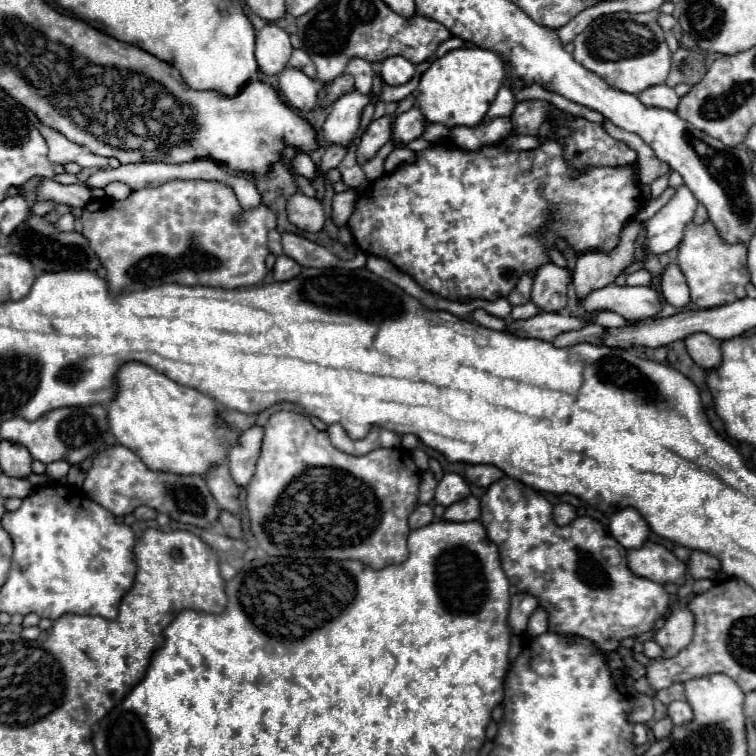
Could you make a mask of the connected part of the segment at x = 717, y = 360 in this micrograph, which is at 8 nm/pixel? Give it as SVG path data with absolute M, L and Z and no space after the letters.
M693 334L685 338L689 356L703 370L715 370L721 364L721 342L709 334Z

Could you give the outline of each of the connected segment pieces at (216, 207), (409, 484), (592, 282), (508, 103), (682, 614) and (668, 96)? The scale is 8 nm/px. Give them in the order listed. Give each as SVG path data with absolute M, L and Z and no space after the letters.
M171 180L167 184L159 184L155 188L141 188L129 194L129 198L125 200L109 200L109 198L97 198L91 200L81 214L81 222L83 222L83 236L89 240L91 250L99 256L101 264L107 268L107 284L111 288L113 294L119 292L129 292L129 290L143 290L143 288L151 288L151 286L159 286L159 284L211 284L211 286L219 286L219 288L241 288L241 286L257 286L263 282L267 268L265 268L265 256L269 254L267 248L267 234L271 228L275 228L275 214L267 208L267 206L259 206L255 210L243 210L233 194L231 188L227 188L221 182L207 182L207 180Z
M277 412L265 426L261 454L247 486L245 506L259 548L271 556L359 560L369 568L385 568L387 564L407 560L407 518L417 508L417 496L419 472L407 450L379 448L365 456L351 456L337 450L327 432L319 432L307 416Z
M633 220L623 228L621 242L615 250L611 252L591 250L577 258L573 284L579 300L583 300L587 292L593 292L595 288L605 288L607 284L611 284L633 262L635 240L641 230L643 230L643 222Z
M503 86L503 88L499 90L499 94L497 94L495 102L491 104L491 108L489 108L489 112L487 112L487 118L485 118L485 122L489 122L491 118L497 118L497 116L509 116L509 114L513 112L515 104L517 104L517 100L515 100L515 94L511 92L511 88Z
M677 602L665 620L665 626L655 634L655 642L663 648L663 658L677 656L693 636L693 614L687 602Z
M667 84L647 88L645 92L639 94L639 100L641 100L641 104L647 104L647 108L671 108L673 112L679 106L679 96Z

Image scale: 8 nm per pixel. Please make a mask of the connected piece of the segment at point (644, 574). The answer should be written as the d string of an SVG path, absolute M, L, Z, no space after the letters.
M647 542L643 548L627 550L627 562L635 576L659 582L659 584L683 584L685 582L685 564L675 558L665 546Z

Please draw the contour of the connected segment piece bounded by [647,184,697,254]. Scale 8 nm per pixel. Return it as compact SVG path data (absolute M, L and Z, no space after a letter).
M685 184L679 186L673 198L651 220L647 220L649 252L663 254L673 250L681 242L683 228L693 220L695 210L695 196Z

